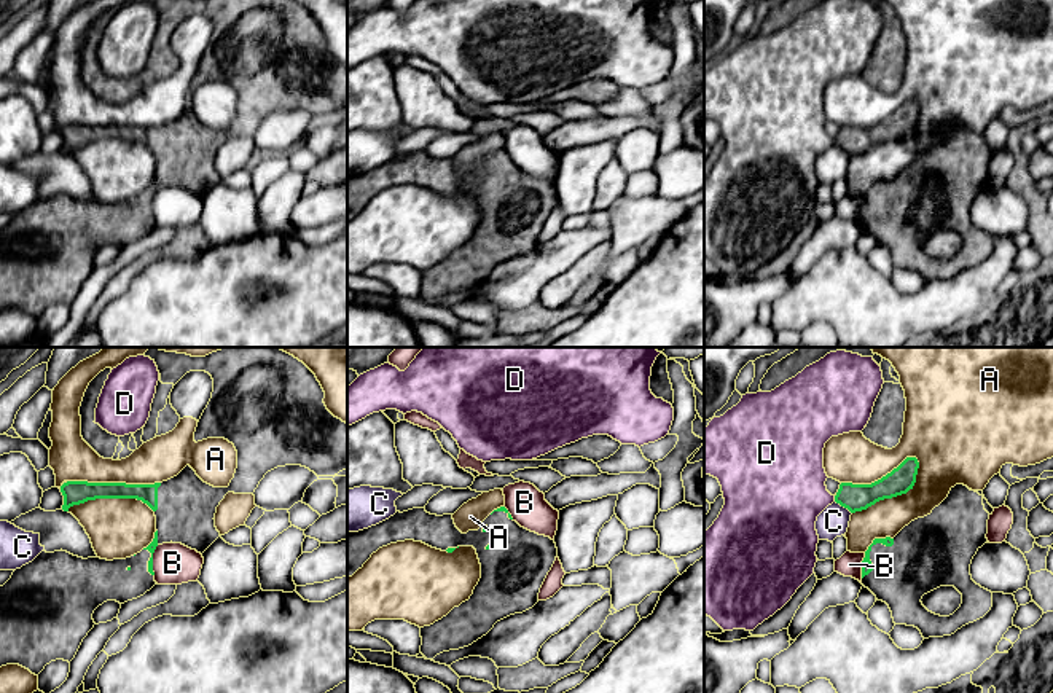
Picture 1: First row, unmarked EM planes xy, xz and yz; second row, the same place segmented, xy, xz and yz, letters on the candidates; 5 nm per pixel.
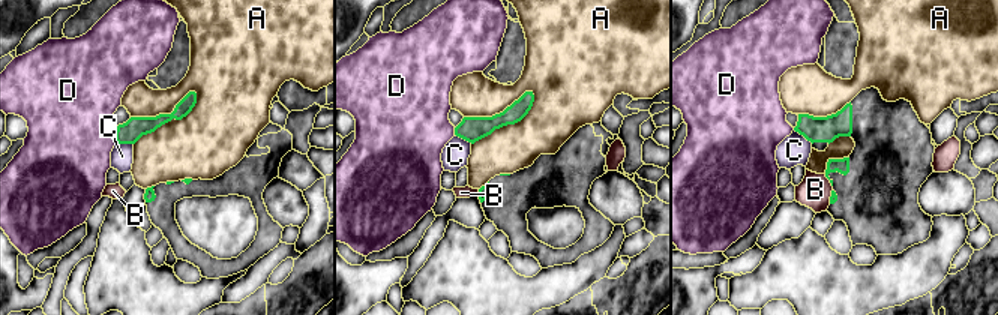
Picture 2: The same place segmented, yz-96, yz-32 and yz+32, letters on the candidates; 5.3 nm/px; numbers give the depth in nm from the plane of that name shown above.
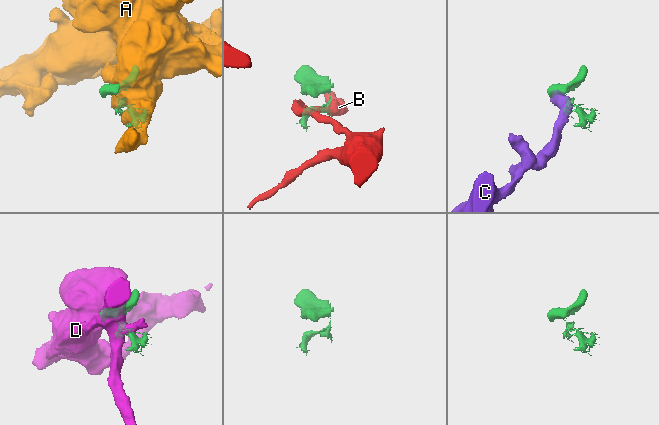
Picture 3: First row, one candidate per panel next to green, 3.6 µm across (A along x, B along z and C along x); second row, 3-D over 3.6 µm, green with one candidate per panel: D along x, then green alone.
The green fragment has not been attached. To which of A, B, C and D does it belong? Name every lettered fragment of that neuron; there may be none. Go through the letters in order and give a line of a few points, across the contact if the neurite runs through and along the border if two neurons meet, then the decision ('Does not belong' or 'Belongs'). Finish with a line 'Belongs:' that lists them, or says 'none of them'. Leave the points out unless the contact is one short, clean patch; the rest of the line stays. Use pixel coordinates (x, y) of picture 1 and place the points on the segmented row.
A: Does not belong
B: Line: xy (158, 545), (153, 553), (153, 574). Does not belong
C: Line: yz (835, 501), (851, 513). Does not belong
D: Line: yz (833, 496), (835, 501). Does not belong
Belongs: none of them

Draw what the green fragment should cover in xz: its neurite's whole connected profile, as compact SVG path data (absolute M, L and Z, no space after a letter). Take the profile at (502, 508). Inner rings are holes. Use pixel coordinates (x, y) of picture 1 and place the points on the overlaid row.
M505 507L494 510L478 531L462 534L452 515L430 515L425 508L397 511L389 519L358 532L347 532L347 578L352 577L379 548L414 540L432 548L452 553L459 546L473 546L481 564L481 578L468 601L454 607L446 617L421 628L421 653L427 660L449 650L472 645L486 636L497 621L523 613L538 602L540 588L551 570L558 548L554 540L521 527Z

